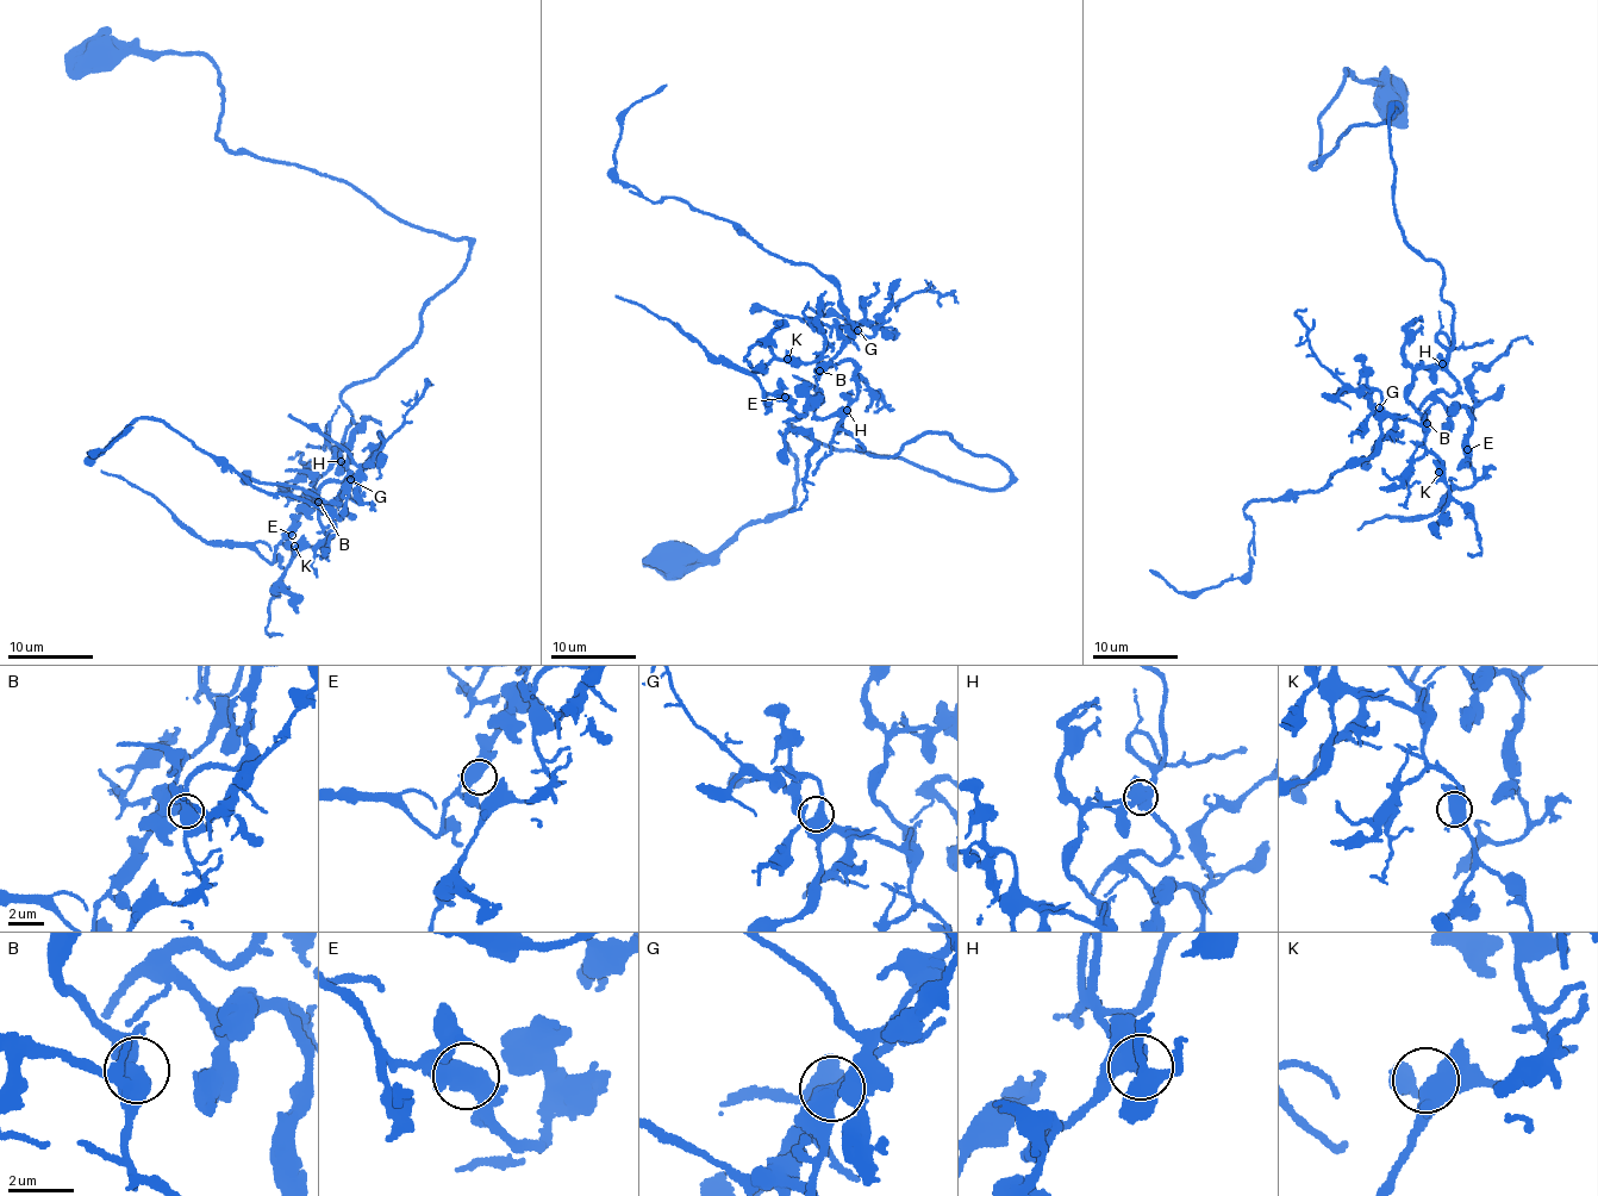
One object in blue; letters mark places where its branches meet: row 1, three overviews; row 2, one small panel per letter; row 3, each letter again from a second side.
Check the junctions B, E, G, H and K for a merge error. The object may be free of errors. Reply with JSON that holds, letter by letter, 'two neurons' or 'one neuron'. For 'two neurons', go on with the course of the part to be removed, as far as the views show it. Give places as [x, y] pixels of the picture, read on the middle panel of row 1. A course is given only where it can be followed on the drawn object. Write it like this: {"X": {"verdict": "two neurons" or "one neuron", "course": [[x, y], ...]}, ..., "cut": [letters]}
{"B": {"verdict": "one neuron"}, "E": {"verdict": "one neuron"}, "G": {"verdict": "one neuron"}, "H": {"verdict": "one neuron"}, "K": {"verdict": "one neuron"}, "cut": []}

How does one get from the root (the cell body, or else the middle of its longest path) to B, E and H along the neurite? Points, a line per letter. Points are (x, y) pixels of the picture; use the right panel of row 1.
B: (1392, 98), (1346, 69), (1310, 166), (1398, 103), (1393, 211), (1453, 307), (1448, 361), (1412, 374), (1427, 423)
E: (1392, 98), (1346, 69), (1310, 166), (1398, 103), (1393, 211), (1441, 267), (1458, 387), (1439, 398), (1467, 449)
H: (1392, 98), (1346, 69), (1310, 166), (1398, 103), (1393, 211), (1441, 267), (1454, 343), (1441, 363)

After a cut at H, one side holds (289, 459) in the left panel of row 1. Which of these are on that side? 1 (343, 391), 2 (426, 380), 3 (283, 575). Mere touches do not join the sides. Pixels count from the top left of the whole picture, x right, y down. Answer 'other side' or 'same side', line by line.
1: same side
2: other side
3: other side

